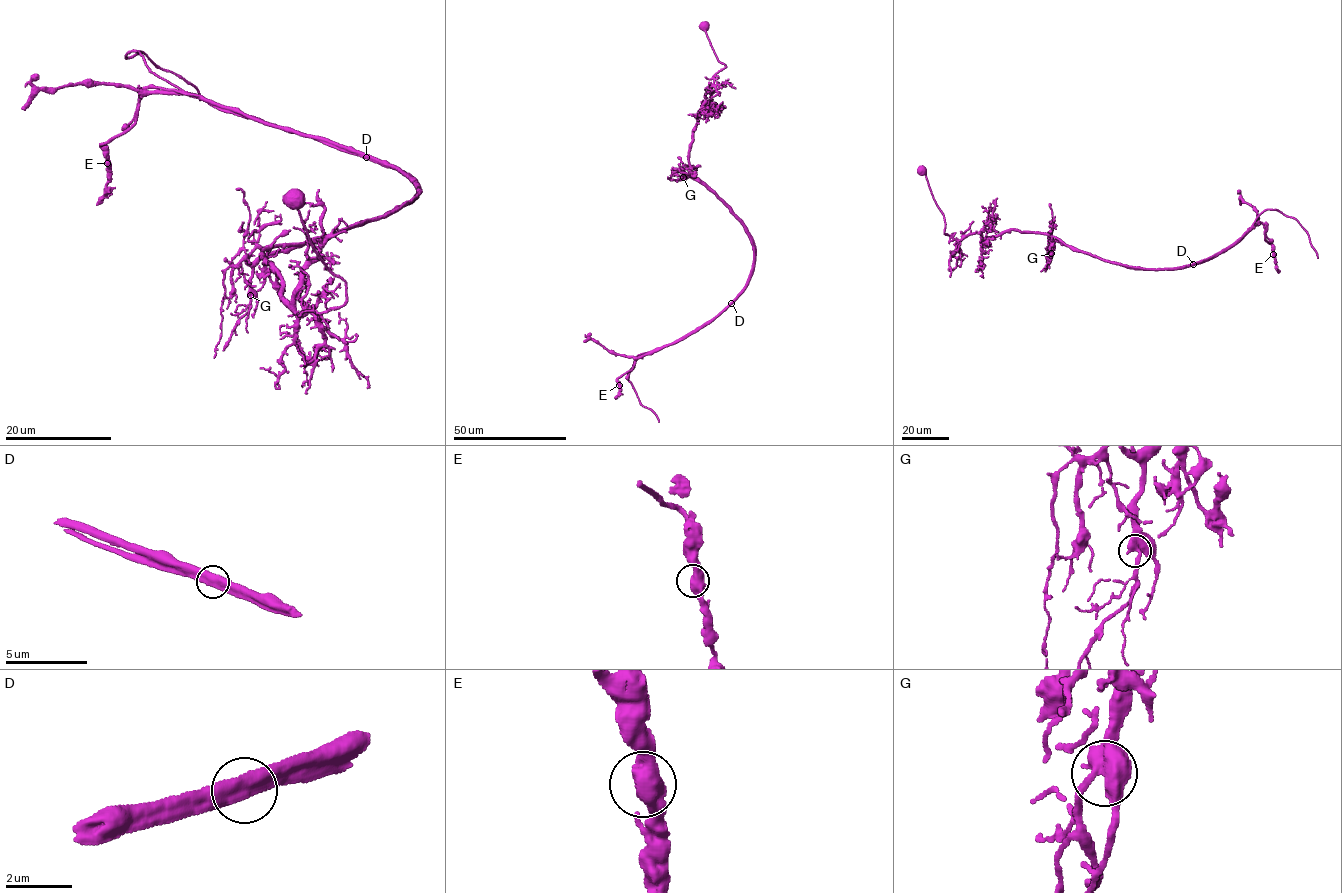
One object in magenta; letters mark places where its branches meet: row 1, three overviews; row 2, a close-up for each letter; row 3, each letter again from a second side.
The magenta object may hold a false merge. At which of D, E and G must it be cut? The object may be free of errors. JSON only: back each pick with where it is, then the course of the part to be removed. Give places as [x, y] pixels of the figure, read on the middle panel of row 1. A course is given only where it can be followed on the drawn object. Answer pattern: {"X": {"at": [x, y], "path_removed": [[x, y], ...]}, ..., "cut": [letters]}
{"D": {"at": [731, 303], "path_removed": [[731, 303], [752, 270], [752, 237], [731, 208], [697, 180], [679, 169], [673, 170], [671, 180], [667, 177]]}, "cut": ["D"]}

